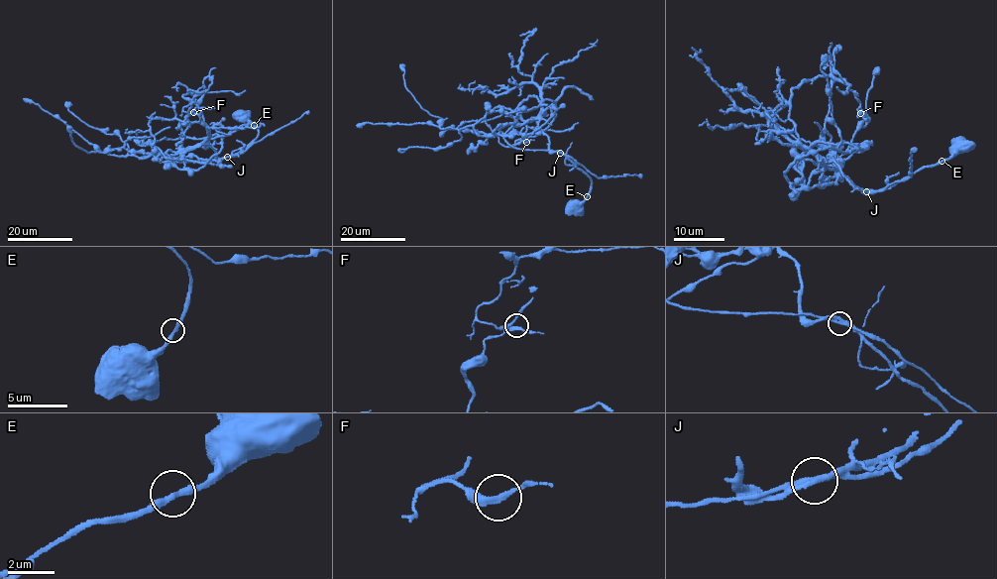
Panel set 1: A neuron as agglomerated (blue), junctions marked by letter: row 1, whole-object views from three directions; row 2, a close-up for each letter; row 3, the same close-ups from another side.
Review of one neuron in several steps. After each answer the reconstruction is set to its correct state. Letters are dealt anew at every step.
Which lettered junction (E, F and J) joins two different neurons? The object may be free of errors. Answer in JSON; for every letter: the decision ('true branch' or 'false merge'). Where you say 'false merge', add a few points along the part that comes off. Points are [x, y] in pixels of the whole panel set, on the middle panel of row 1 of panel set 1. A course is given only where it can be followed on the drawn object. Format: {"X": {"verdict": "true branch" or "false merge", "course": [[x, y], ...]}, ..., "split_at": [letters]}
{"E": {"verdict": "true branch"}, "F": {"verdict": "true branch"}, "J": {"verdict": "false merge", "course": [[560, 153], [516, 149], [503, 138], [517, 114], [538, 106], [497, 106], [486, 115], [507, 147]]}, "split_at": ["J"]}

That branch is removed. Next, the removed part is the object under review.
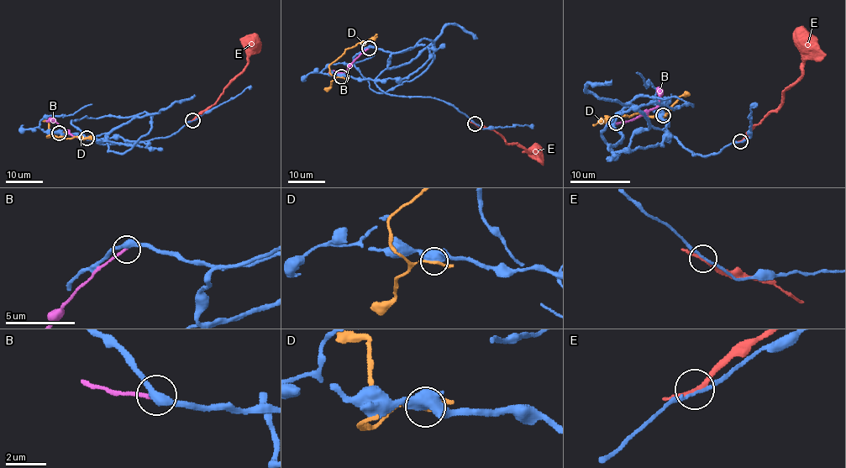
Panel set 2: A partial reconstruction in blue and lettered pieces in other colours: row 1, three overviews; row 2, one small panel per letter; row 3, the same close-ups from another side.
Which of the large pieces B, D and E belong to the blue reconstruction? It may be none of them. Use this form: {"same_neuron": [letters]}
{"same_neuron": []}

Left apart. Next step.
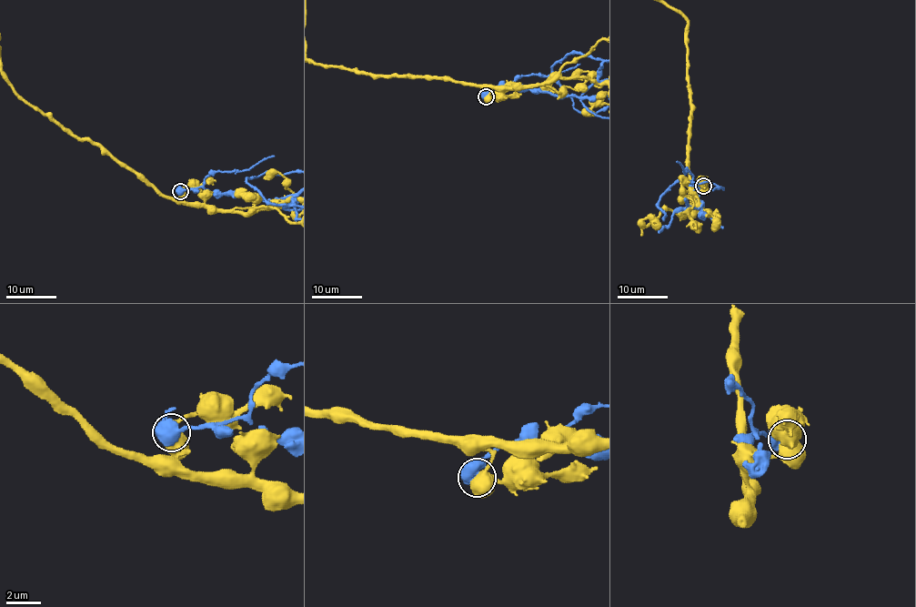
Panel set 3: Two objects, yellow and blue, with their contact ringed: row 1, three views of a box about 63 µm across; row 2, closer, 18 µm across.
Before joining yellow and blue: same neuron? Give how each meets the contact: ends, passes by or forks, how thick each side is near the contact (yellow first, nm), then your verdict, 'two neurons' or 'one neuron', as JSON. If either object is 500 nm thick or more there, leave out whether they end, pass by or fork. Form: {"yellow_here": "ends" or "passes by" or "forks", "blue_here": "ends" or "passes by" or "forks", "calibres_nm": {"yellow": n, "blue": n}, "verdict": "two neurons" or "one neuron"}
{"calibres_nm": {"yellow": 550, "blue": 480}, "verdict": "two neurons"}

